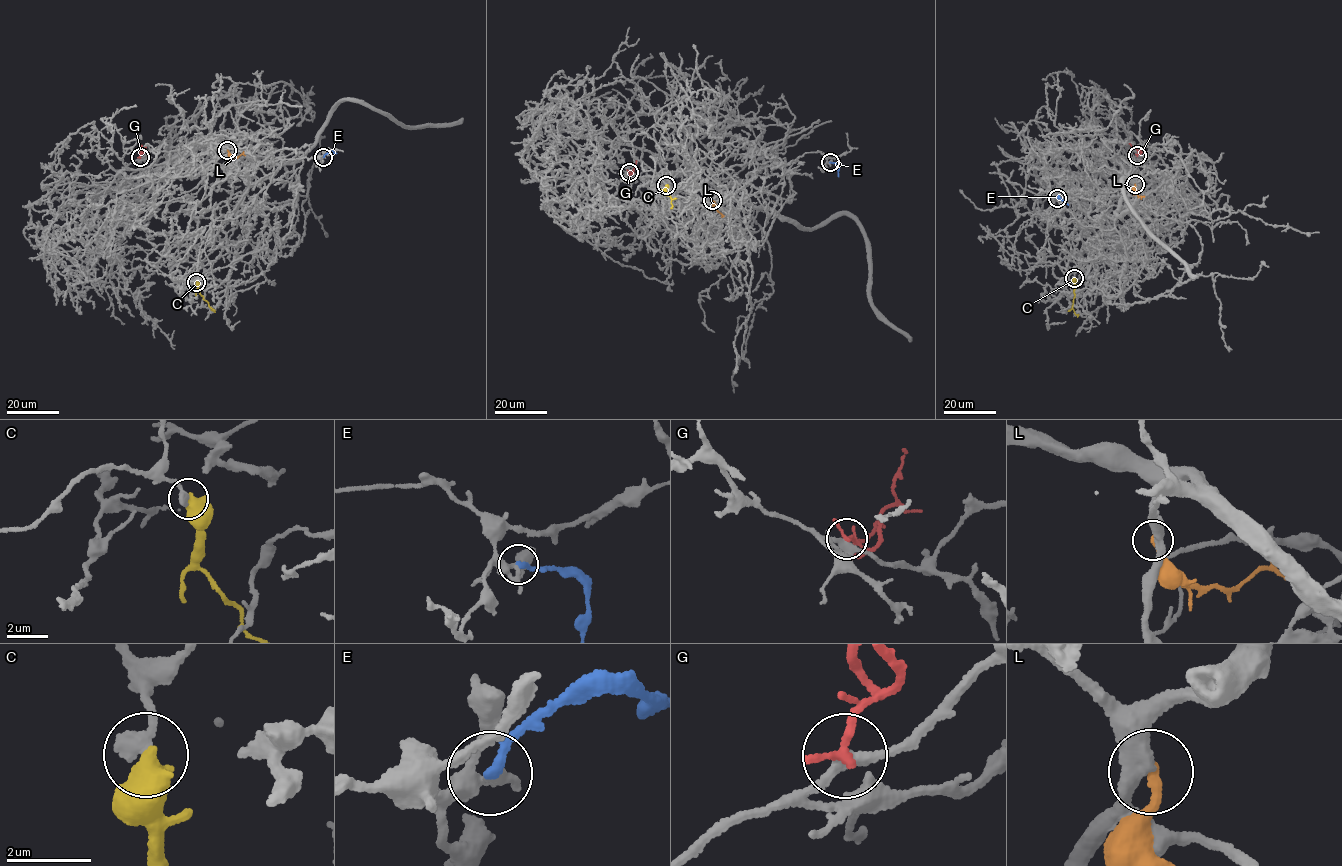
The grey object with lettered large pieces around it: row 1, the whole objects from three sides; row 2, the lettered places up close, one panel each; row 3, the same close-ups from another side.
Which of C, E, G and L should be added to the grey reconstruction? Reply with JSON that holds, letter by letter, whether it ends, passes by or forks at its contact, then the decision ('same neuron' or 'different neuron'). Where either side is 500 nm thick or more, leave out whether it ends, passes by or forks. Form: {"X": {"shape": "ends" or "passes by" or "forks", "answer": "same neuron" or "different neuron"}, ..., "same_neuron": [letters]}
{"C": {"answer": "different neuron"}, "E": {"shape": "ends", "answer": "different neuron"}, "G": {"shape": "ends", "answer": "different neuron"}, "L": {"shape": "ends", "answer": "different neuron"}, "same_neuron": []}

